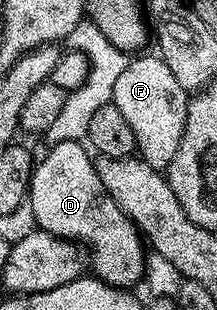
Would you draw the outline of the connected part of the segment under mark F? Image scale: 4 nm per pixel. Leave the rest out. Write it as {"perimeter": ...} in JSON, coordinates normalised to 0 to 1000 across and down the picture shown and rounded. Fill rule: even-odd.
{"perimeter":[[[631,174],[590,197],[567,239],[530,261],[525,303],[516,332],[548,342],[548,355],[567,365],[567,381],[585,381],[585,394],[604,406],[604,423],[622,432],[622,458],[631,461],[631,490],[645,513],[673,516],[687,532],[728,548],[774,545],[788,510],[806,510],[806,484],[825,484],[825,458],[843,445],[843,419],[862,394],[862,355],[871,352],[876,300],[853,294],[843,277],[825,271],[788,223],[770,213],[770,200],[742,190],[737,177],[650,181],[668,174]]]}

